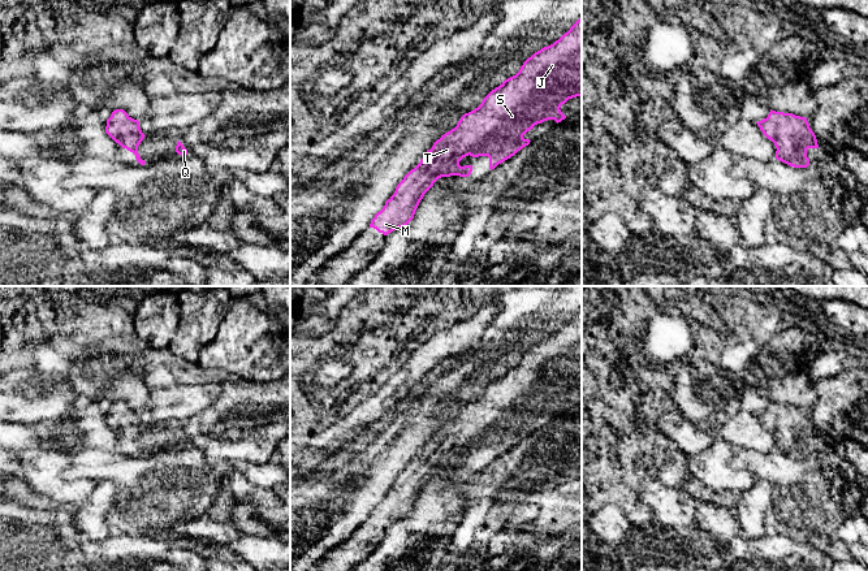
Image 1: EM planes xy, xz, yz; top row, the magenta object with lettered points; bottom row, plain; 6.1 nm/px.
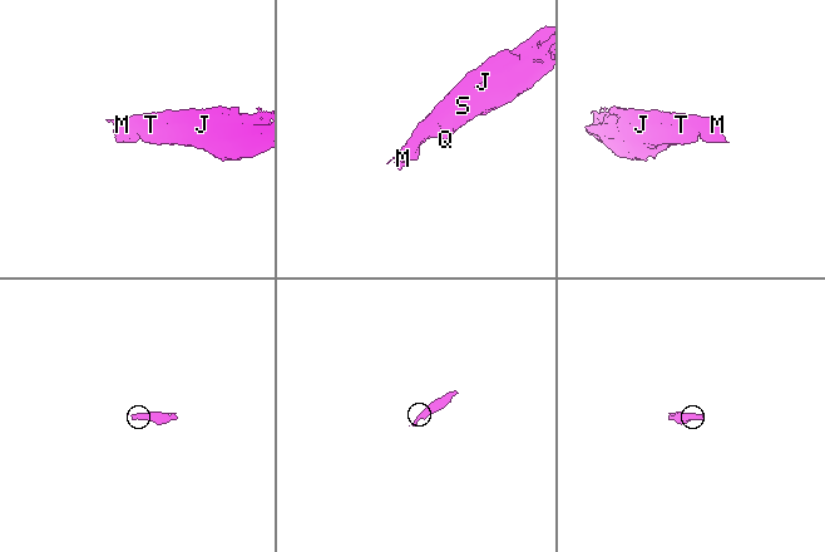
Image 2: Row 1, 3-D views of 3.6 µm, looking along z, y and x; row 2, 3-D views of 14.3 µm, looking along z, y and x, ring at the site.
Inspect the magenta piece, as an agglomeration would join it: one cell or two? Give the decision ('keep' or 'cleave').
keep

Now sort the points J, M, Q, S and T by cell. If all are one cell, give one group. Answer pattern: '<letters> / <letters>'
J M Q S T

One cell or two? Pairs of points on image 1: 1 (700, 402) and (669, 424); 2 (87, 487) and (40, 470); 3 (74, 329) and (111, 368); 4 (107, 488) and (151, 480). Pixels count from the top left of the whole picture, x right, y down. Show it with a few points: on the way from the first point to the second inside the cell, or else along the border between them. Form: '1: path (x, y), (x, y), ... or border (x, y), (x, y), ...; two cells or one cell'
1: border (676, 410), (698, 424); two cells
2: path (76, 492), (63, 492), (52, 481); one cell
3: path (82, 344), (82, 359), (91, 368), (96, 368); one cell
4: border (104, 479), (115, 485), (116, 498); two cells

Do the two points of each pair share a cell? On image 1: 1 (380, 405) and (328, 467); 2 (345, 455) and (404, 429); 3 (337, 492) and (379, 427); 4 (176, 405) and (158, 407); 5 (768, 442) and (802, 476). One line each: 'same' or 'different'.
1: different
2: different
3: different
4: same
5: different

